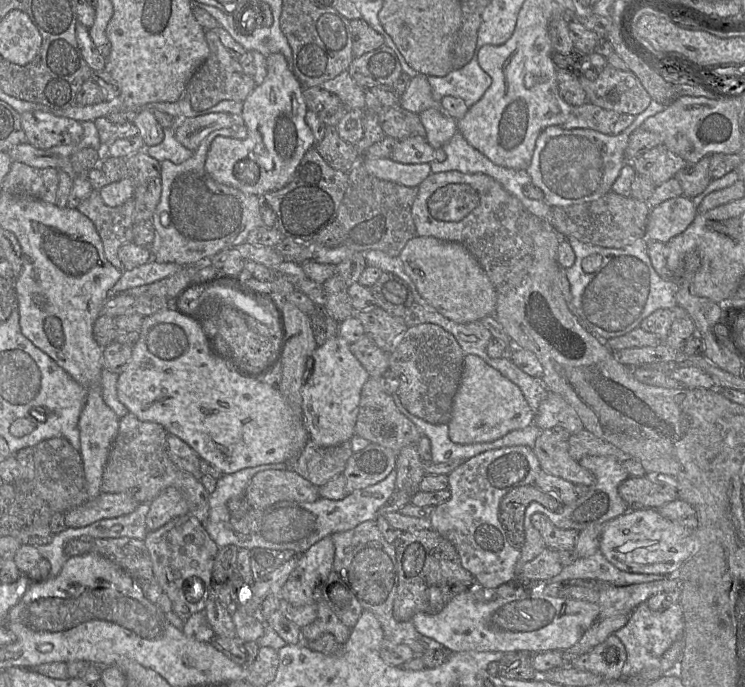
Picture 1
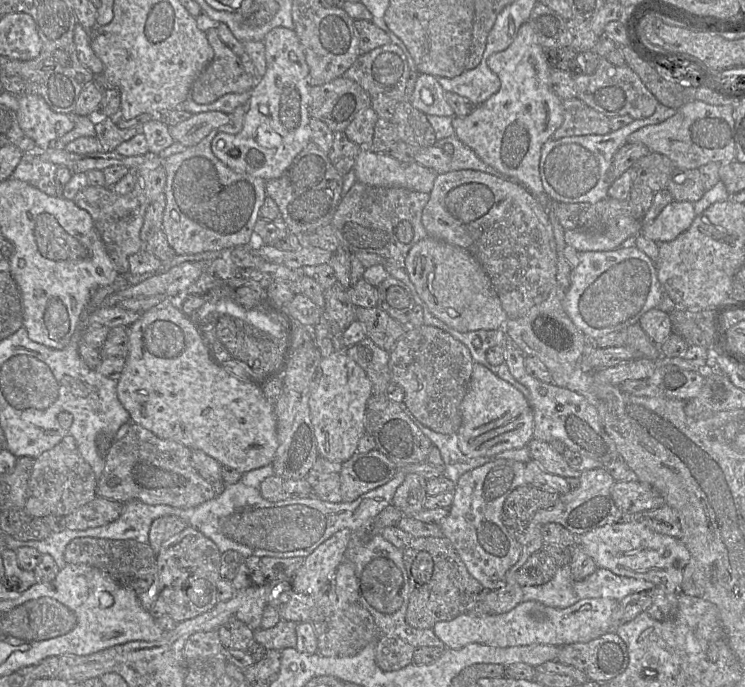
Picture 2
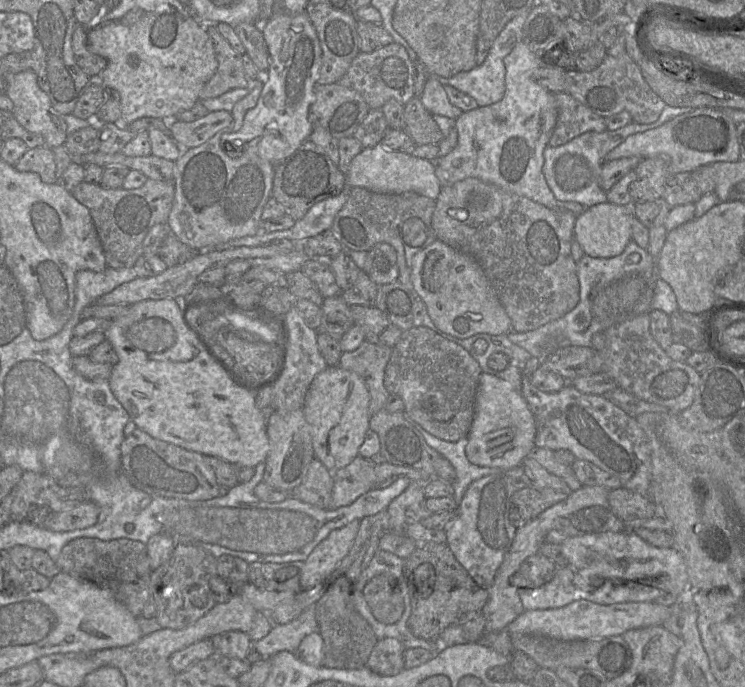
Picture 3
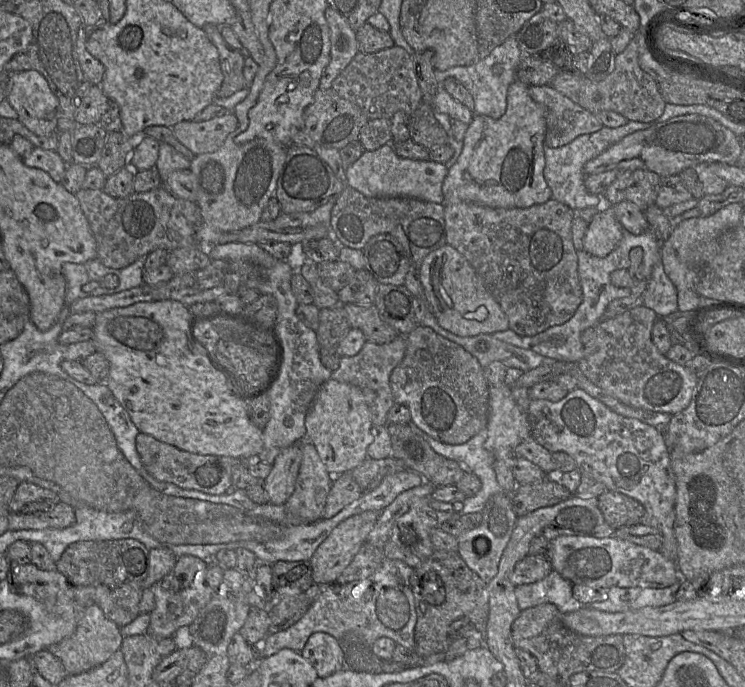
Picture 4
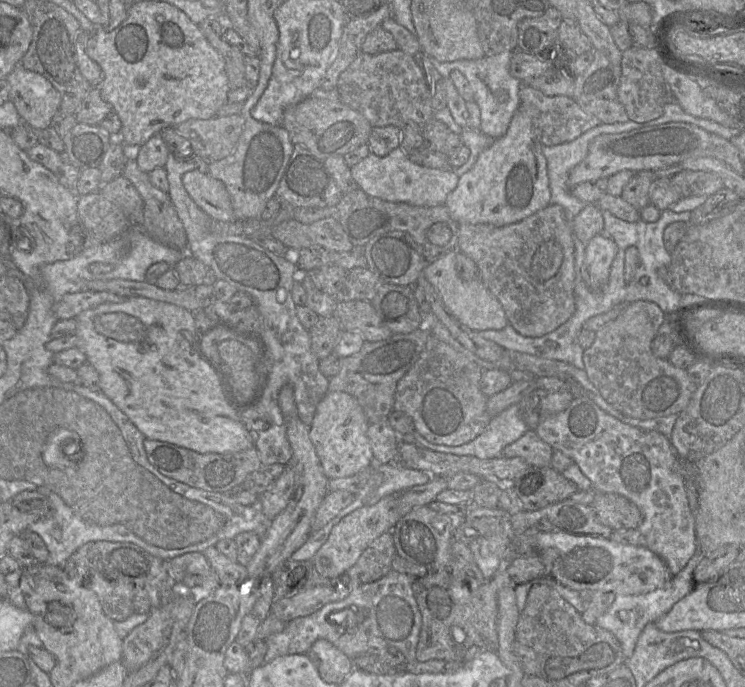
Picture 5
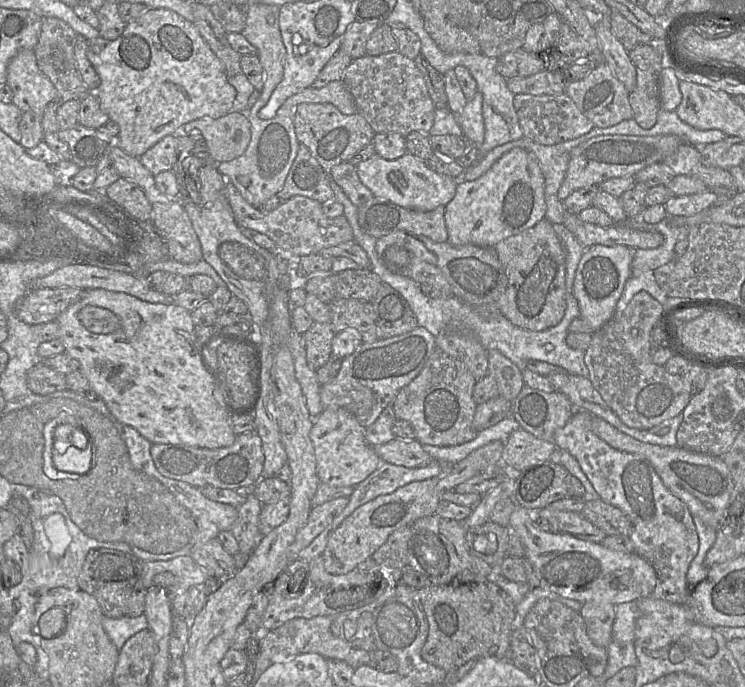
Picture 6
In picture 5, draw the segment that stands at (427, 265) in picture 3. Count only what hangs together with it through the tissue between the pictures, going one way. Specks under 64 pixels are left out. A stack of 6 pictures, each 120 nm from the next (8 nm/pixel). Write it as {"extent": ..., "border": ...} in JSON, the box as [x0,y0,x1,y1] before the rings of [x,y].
{"extent":[423,250,508,332],"border":[[[451,250],[431,262],[423,270],[423,277],[434,287],[446,310],[463,326],[475,332],[503,329],[508,320],[501,303],[481,280],[466,281],[459,277],[456,271],[457,252]]]}

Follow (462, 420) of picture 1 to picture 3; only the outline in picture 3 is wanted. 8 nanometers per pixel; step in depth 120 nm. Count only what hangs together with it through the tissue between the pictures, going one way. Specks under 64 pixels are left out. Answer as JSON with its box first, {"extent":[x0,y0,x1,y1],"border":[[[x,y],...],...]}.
{"extent":[465,372,536,470],"border":[[[482,372],[475,399],[475,414],[465,448],[474,465],[508,470],[519,467],[535,446],[536,424],[527,402],[510,382]]]}

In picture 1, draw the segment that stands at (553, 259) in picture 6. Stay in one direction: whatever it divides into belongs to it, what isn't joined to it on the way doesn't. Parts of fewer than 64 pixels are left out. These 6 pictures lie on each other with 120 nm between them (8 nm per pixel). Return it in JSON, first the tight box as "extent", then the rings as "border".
{"extent":[412,171,543,293],"border":[[[459,171],[431,173],[418,186],[412,205],[412,217],[418,236],[435,237],[465,246],[484,269],[497,293],[507,293],[527,274],[534,259],[537,236],[543,220],[531,213],[519,199],[507,192],[492,177],[482,173],[465,174]]]}

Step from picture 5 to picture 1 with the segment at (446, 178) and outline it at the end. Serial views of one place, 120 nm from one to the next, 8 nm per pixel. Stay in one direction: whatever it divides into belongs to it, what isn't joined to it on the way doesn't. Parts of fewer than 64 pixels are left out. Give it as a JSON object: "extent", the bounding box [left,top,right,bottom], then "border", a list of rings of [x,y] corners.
{"extent":[364,158,431,187],"border":[[[364,158],[369,174],[408,187],[418,187],[431,173],[430,163],[404,164],[389,158]]]}

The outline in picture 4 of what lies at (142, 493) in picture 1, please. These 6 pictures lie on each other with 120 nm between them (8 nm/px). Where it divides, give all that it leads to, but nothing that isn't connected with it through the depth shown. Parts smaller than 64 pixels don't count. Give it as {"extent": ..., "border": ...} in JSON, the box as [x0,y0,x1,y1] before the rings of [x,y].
{"extent":[136,432,246,495],"border":[[[142,432],[136,436],[136,450],[144,468],[154,479],[211,495],[221,495],[231,489],[233,467],[239,463],[246,463],[232,457],[201,455],[184,451]]]}

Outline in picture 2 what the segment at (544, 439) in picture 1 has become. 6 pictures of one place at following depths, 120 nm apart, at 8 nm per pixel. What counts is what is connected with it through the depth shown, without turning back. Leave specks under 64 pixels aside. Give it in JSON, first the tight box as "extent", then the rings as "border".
{"extent":[528,438,581,478],"border":[[[533,438],[528,448],[531,459],[545,471],[565,478],[580,478],[581,472],[570,467],[563,455],[556,452],[548,442]]]}

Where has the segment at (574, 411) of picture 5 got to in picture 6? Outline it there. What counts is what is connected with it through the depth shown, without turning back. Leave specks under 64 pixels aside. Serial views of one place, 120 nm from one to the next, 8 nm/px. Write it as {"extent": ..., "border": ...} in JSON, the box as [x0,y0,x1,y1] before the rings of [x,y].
{"extent":[553,410,699,605],"border":[[[574,410],[566,425],[554,434],[553,442],[556,448],[567,450],[576,458],[599,498],[620,508],[629,516],[633,526],[629,537],[634,545],[634,552],[653,566],[658,579],[658,588],[668,594],[683,597],[683,605],[690,605],[691,589],[686,575],[691,561],[698,552],[699,540],[688,506],[664,485],[652,464],[644,456],[617,450],[594,434],[590,429],[593,416],[586,410]]]}

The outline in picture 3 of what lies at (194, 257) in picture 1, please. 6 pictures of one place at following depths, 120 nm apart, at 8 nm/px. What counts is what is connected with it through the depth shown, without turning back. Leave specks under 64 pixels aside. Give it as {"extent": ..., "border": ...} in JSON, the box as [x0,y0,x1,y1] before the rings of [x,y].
{"extent":[167,79,275,249],"border":[[[258,79],[252,81],[248,94],[231,111],[232,124],[218,131],[204,144],[190,148],[174,163],[175,194],[167,224],[171,234],[193,249],[215,246],[259,233],[263,208],[272,197],[275,166],[256,154],[229,157],[222,150],[220,140],[223,134],[241,129],[247,111],[256,106],[263,86]]]}

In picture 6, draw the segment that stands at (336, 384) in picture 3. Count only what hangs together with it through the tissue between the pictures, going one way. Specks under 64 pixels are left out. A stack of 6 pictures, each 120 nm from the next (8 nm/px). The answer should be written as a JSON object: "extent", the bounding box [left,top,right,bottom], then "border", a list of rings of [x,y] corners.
{"extent":[309,407,382,487],"border":[[[340,407],[323,409],[314,419],[309,437],[314,447],[317,475],[321,483],[336,487],[355,487],[371,473],[382,460],[364,437],[365,429],[347,410]]]}

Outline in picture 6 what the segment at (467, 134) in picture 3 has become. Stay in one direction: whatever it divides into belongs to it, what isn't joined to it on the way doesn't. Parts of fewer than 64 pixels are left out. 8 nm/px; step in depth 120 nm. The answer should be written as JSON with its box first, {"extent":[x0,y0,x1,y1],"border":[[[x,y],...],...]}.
{"extent":[445,147,545,247],"border":[[[519,147],[498,159],[478,179],[458,181],[454,198],[445,206],[447,242],[494,247],[545,218],[545,179],[536,156]]]}

